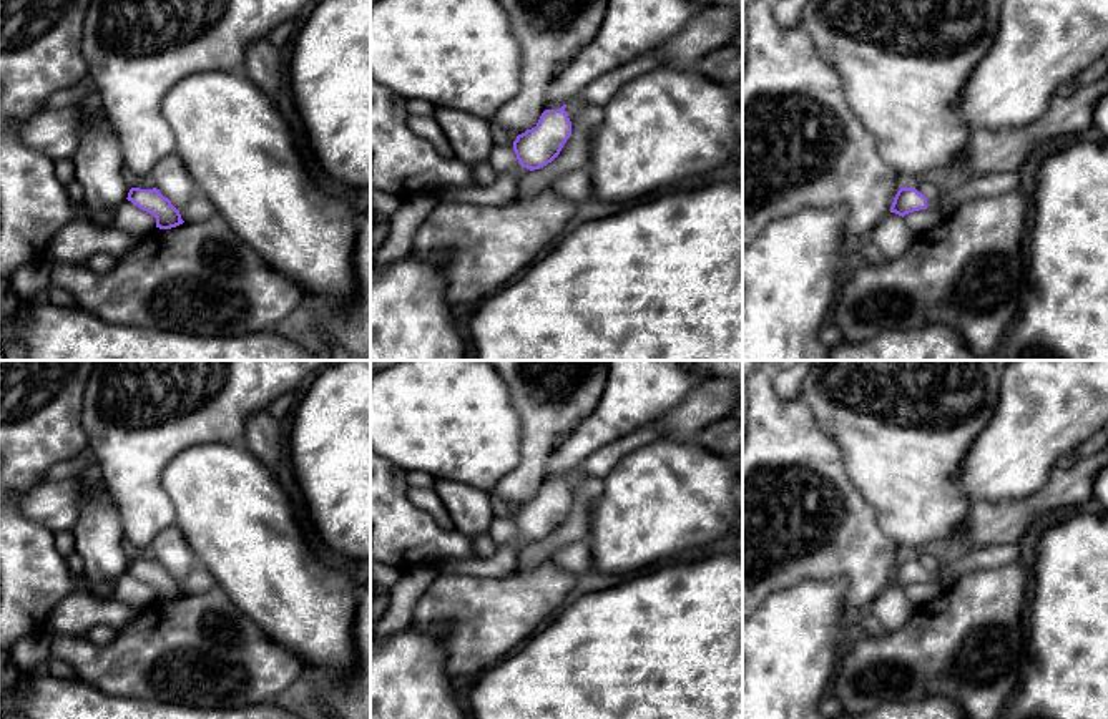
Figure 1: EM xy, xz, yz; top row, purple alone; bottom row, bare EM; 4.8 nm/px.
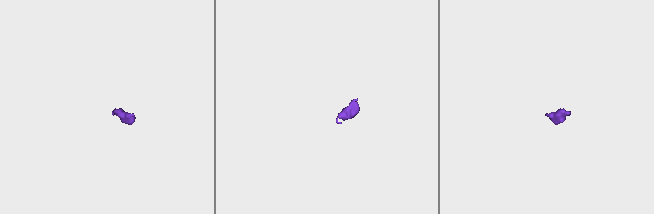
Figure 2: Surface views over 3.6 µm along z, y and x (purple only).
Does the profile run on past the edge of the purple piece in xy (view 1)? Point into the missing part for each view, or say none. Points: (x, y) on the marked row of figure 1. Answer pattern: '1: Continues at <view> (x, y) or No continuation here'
1: No continuation here

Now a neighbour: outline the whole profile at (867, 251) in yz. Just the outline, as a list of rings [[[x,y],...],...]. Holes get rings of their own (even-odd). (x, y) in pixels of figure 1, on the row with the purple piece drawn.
[[[852,242],[851,252],[860,254],[869,266],[879,266],[887,261],[884,254],[872,242],[864,246]]]

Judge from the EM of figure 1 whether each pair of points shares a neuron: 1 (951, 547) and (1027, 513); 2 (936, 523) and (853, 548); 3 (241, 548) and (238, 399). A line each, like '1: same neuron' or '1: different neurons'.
1: same neuron
2: different neurons
3: different neurons

